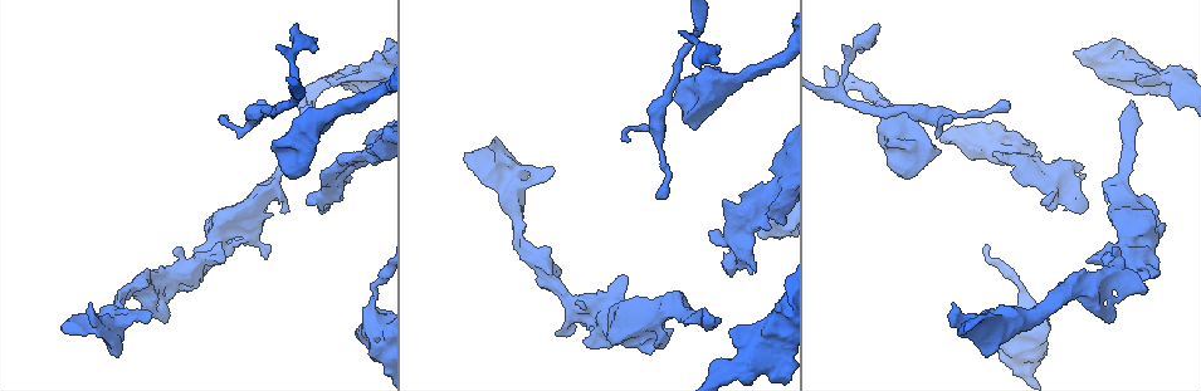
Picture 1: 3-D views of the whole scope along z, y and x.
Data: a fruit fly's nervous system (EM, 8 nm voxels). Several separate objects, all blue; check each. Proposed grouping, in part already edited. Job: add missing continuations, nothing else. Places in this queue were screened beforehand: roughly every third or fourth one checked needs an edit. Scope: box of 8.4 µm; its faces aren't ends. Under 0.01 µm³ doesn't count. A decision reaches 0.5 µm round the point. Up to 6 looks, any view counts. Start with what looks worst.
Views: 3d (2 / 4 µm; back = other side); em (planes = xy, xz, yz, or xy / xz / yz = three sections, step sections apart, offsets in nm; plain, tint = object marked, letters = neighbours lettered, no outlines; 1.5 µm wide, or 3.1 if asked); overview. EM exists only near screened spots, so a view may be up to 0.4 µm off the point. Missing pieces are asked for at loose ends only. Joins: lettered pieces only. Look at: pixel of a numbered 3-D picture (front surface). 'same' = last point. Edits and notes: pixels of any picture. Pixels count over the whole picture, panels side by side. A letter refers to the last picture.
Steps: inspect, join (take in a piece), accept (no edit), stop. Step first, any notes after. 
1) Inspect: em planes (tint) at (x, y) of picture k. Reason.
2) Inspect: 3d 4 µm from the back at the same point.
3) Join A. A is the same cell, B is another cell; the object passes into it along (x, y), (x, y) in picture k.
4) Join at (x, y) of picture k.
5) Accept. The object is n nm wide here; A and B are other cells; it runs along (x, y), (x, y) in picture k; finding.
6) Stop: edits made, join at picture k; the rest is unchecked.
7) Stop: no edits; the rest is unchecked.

Inspect: 3d 4 µm at (582, 340) of picture 1. Free end.

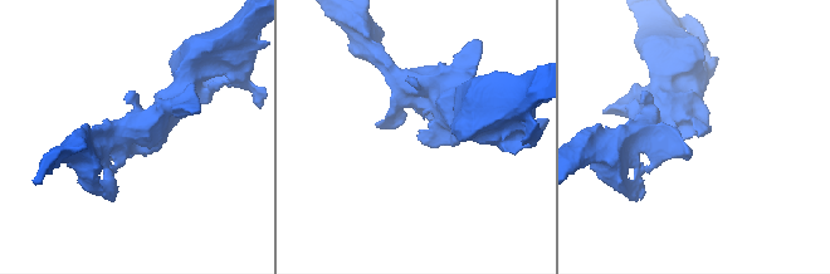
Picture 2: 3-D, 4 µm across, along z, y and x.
Inspect: em planes (letters) at (696, 131) of picture 2. Now the EM.

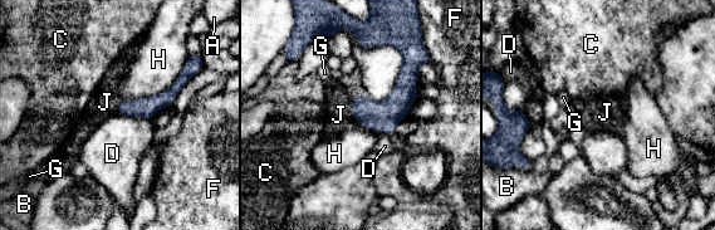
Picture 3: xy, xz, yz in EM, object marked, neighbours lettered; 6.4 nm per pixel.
Accept. A, B, C, D, F, G, H and J are other cells; it runs along (354, 23), (409, 52), (391, 130) in picture 3; none of them fits.

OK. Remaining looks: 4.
Inspect: 3d 2 µm at (315, 105) of picture 1. Free end.

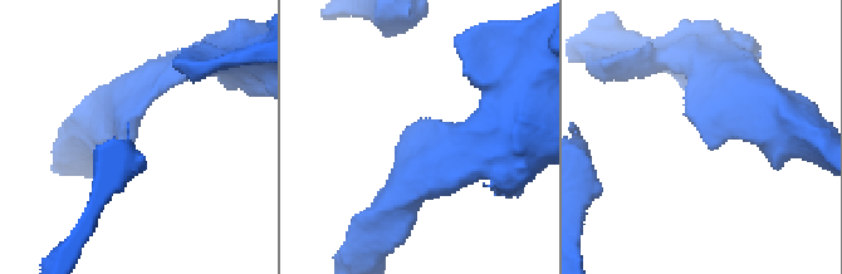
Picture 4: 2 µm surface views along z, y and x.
Inspect: em planes (letters) at (708, 145) of picture 4.

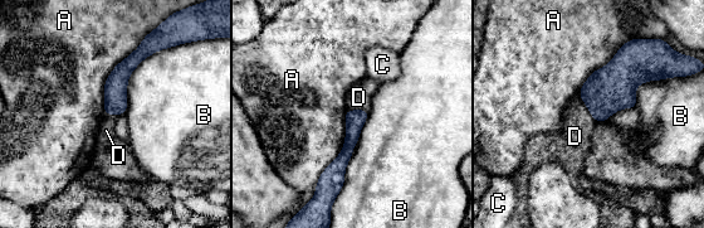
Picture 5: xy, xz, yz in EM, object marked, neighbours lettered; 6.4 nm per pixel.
Accept. The object is 120 nm wide here; A, B, C and D are other cells; it runs along (365, 114), (353, 125), (331, 188) in picture 5; no lettered piece goes on from it.

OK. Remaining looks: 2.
Stop: no edits; the rest is unchecked.

